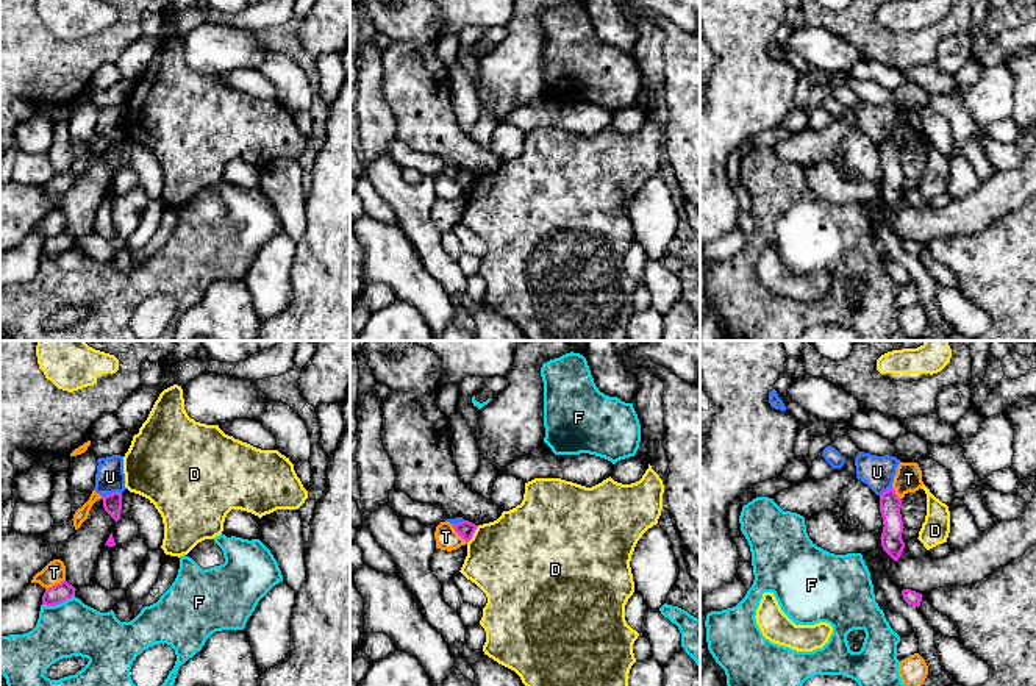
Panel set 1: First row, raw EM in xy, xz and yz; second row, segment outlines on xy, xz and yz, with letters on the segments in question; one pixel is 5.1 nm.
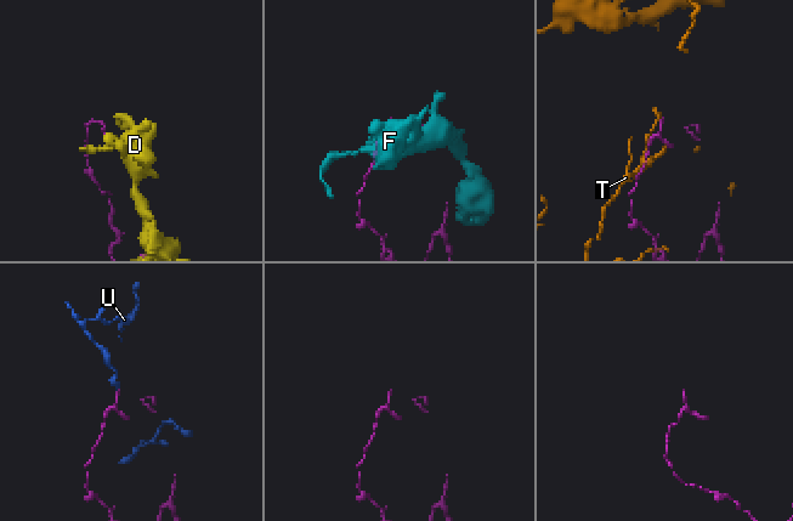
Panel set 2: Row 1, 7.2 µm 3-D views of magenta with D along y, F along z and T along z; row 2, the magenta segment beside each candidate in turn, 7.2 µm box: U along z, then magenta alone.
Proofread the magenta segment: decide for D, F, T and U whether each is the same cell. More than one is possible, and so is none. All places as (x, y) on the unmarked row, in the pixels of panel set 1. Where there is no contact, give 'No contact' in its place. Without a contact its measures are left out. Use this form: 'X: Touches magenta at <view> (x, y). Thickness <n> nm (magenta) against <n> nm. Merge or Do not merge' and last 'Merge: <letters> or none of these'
D: Touches magenta at xz (472, 185). Thickness 90 nm (magenta) against 460 nm. Do not merge
F: Touches magenta at xy (58, 253). Thickness 100 nm (magenta) against 280 nm. Do not merge
T: Touches magenta at xy (55, 235). Thickness 100 nm (magenta) against 110 nm. Do not merge
U: Touches magenta at xy (113, 142). Thickness 100 nm (magenta) against 150 nm. Do not merge
Merge: none of these

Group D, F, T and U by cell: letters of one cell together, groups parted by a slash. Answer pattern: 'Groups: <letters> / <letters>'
Groups: D / F / T / U

